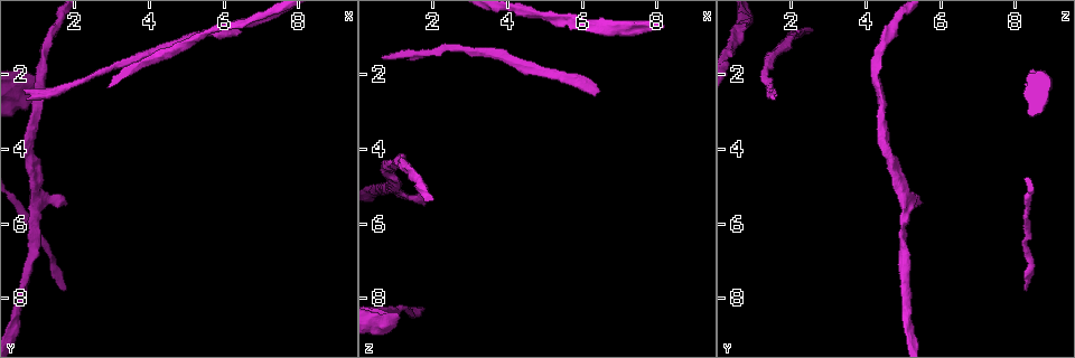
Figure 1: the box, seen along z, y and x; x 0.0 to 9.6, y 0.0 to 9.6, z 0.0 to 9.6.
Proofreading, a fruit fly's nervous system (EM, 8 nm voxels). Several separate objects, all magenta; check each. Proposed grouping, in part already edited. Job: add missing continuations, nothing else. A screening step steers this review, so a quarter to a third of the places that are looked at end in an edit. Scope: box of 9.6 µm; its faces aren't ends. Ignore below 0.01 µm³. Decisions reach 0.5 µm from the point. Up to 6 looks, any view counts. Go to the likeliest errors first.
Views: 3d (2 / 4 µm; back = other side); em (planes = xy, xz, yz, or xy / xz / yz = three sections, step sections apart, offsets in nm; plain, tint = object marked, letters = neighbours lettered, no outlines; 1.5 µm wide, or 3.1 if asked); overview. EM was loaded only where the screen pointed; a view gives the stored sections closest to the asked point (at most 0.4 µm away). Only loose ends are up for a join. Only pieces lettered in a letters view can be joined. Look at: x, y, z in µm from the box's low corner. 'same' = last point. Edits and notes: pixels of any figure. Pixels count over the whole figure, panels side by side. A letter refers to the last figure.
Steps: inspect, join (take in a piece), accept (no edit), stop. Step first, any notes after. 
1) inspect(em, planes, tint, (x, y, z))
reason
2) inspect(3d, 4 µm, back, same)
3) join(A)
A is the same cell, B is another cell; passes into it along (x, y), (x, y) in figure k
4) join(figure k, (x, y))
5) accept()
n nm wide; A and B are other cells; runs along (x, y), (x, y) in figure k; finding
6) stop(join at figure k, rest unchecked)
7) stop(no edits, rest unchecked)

inspect(em, xy, step 4, letters, (1.75, 7.75, 8.25))
long arm stops here

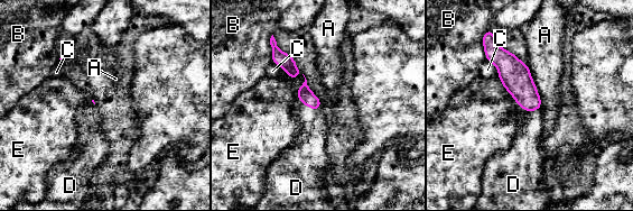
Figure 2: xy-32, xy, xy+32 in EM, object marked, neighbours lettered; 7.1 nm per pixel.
join(D)
D is the same cell, A, B, C and E are other cells; passes into it along (517, 80), (533, 110), (527, 144) in figure 2; it goes on there

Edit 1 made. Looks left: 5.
inspect(3d, 2 µm, (0.60, 2.40, 1.50))

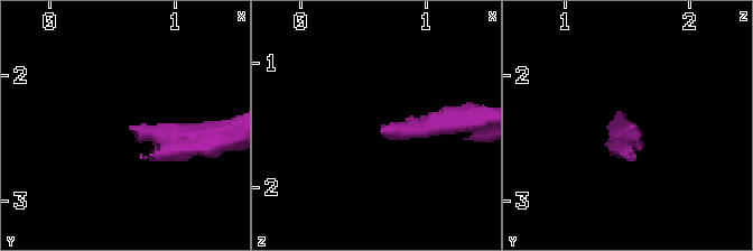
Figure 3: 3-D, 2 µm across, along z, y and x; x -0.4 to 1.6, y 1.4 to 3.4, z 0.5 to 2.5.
inspect(em, planes, letters, (0.64, 2.42, 1.52))

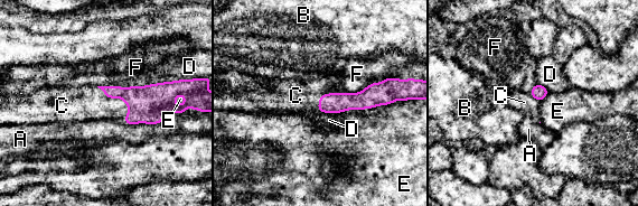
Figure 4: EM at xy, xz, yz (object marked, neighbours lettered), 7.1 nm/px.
join(C)
C is the same cell, A, B, D, E and F are other cells; passes into it along (142, 100), (120, 96), (87, 102) in figure 4; the neuron continues

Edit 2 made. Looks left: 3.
stop(join at figure 2, join at figure 4, rest unchecked)

